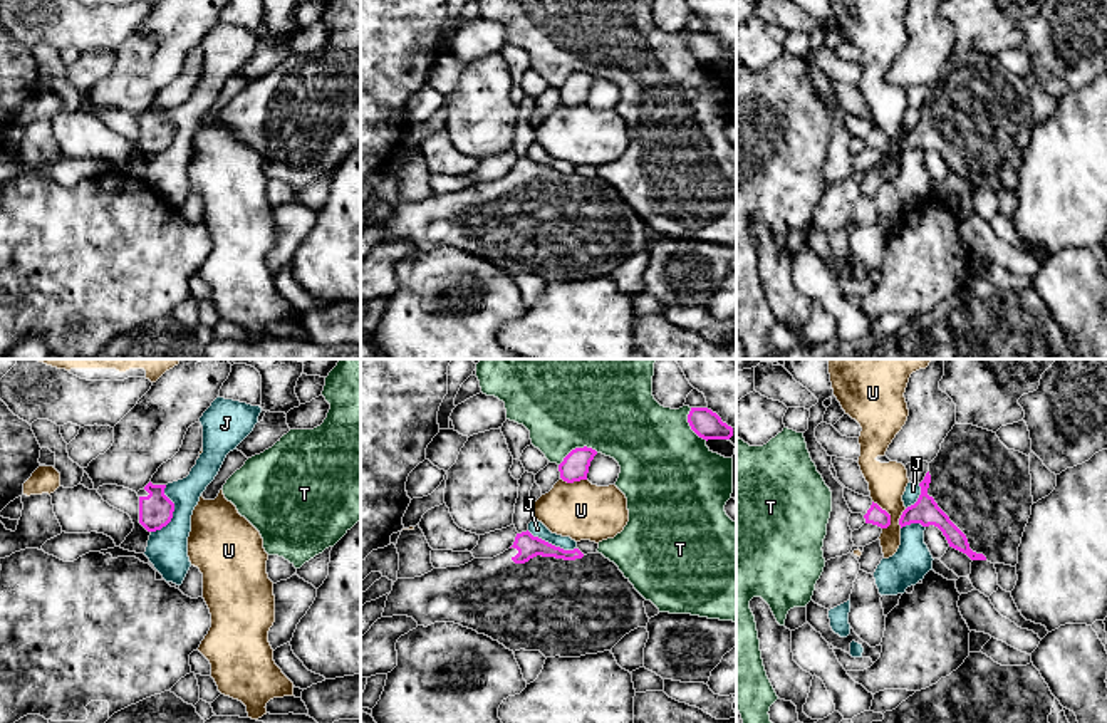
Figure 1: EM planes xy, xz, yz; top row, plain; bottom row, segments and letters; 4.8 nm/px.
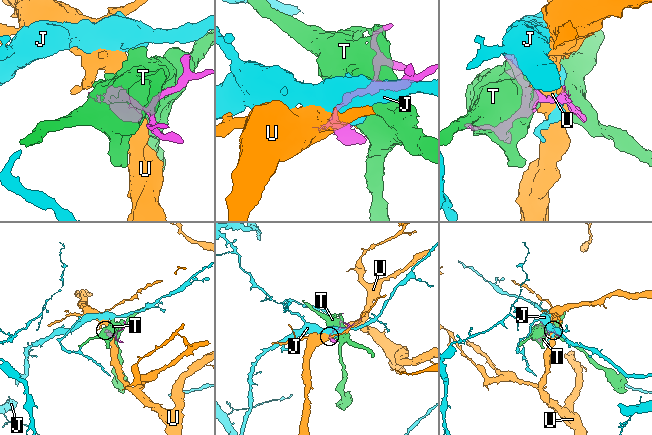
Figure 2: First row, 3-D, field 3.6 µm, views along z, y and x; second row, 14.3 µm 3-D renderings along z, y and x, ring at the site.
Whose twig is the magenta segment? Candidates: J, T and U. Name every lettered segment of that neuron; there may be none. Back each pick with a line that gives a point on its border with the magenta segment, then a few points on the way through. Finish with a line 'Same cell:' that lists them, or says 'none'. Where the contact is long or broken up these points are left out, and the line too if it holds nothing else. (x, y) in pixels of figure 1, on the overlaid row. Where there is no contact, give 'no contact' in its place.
Same cell: none

